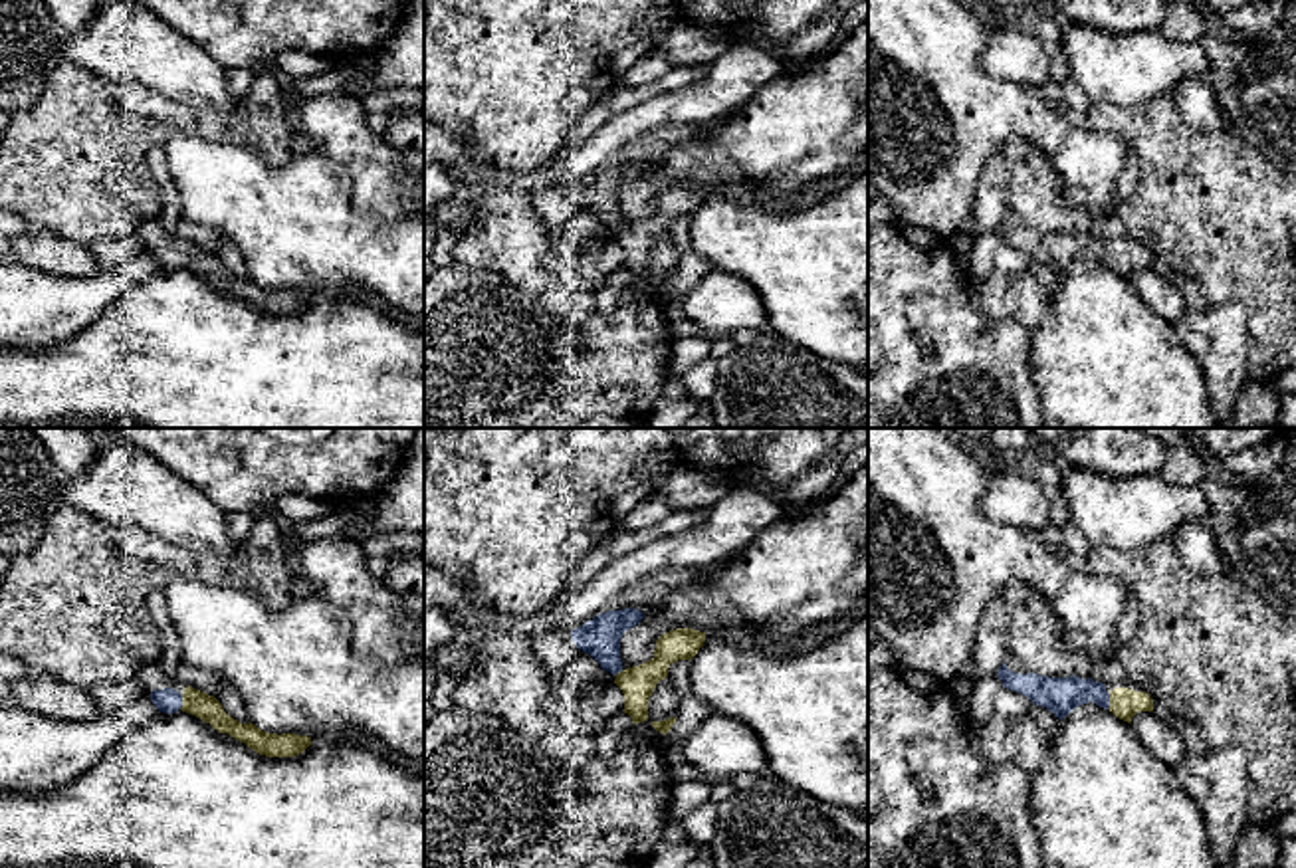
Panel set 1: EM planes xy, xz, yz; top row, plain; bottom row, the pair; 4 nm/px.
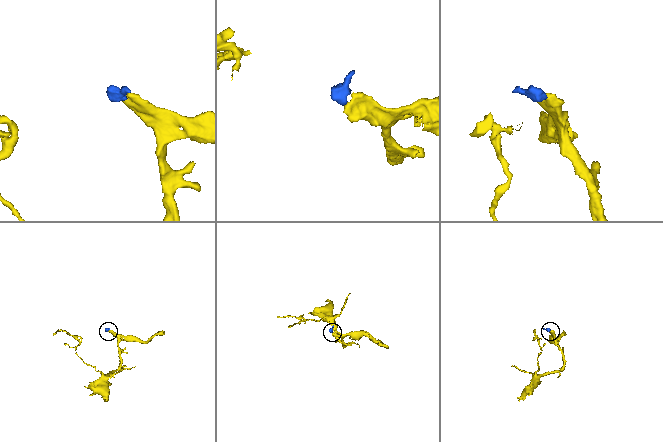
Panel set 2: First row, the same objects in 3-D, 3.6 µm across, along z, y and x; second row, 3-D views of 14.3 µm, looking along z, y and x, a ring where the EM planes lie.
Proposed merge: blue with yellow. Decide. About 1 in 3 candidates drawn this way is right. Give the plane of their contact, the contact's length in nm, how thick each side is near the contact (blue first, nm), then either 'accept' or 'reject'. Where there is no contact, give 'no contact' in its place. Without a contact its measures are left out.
xy | 70 nm | 100/100 nm | accept

